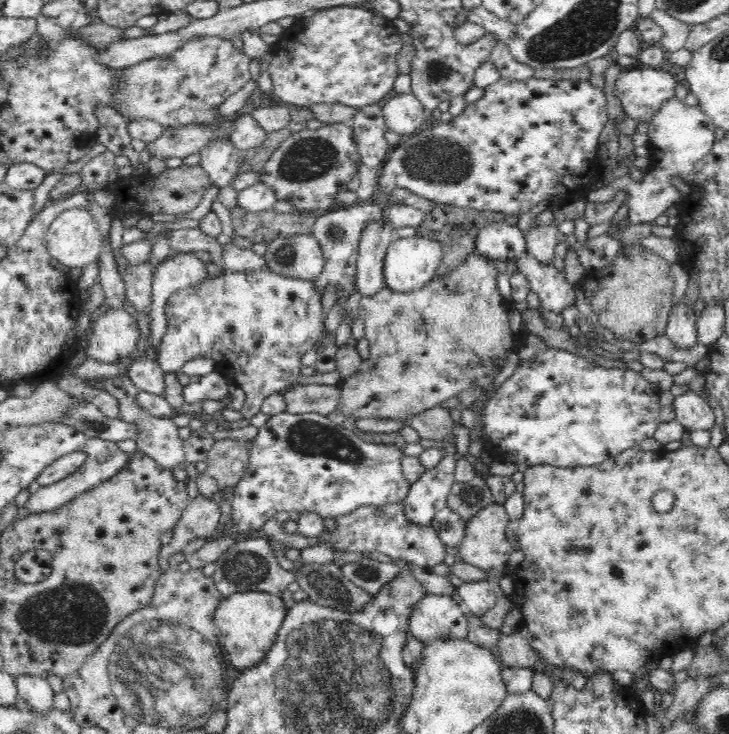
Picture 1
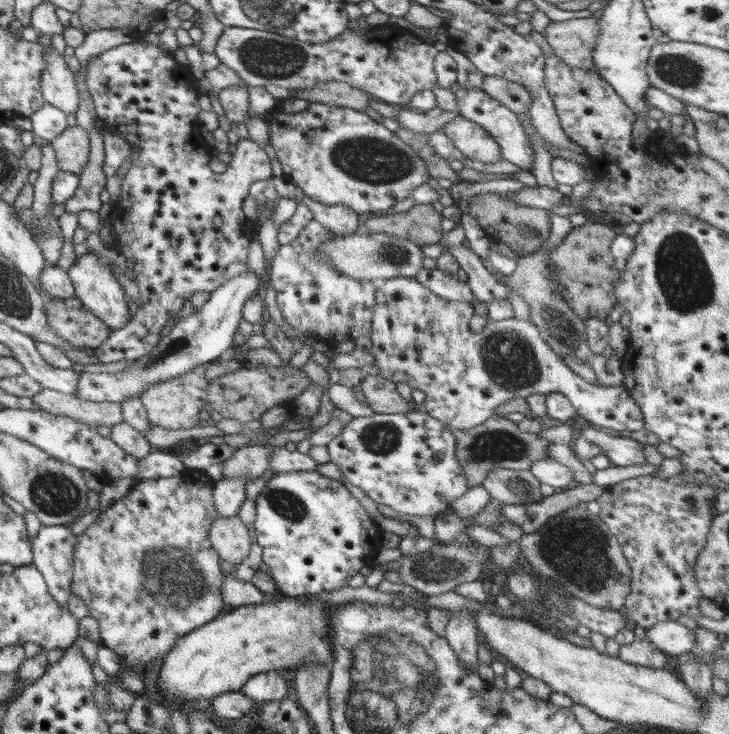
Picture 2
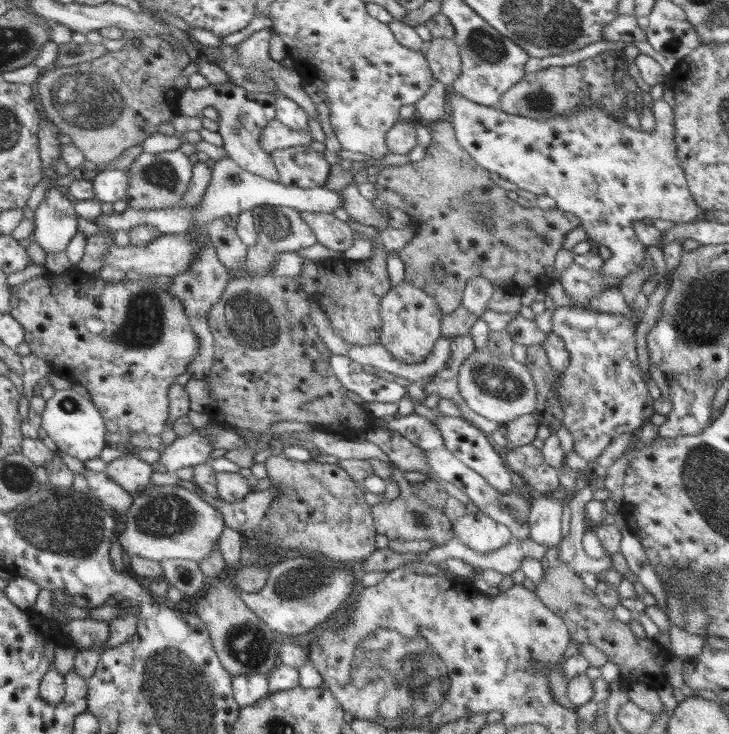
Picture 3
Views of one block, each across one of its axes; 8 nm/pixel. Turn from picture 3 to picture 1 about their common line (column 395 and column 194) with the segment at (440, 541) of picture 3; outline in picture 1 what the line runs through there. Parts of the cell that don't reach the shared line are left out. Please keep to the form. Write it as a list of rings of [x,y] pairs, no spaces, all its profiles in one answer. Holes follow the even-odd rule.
[[[200,494],[189,502],[180,520],[173,528],[174,536],[169,544],[162,545],[158,557],[160,572],[167,571],[169,558],[182,553],[190,541],[212,536],[219,526],[221,508],[218,502]]]

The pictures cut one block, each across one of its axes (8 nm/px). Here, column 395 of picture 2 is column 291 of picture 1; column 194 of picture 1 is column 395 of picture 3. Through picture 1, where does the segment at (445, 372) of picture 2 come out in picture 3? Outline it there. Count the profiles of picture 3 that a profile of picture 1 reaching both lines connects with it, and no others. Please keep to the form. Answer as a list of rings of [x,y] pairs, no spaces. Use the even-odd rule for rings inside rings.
[[[406,281],[395,284],[381,300],[380,343],[396,360],[408,364],[424,362],[424,359],[432,352],[436,340],[441,337],[440,323],[443,315],[438,303],[421,288]]]

